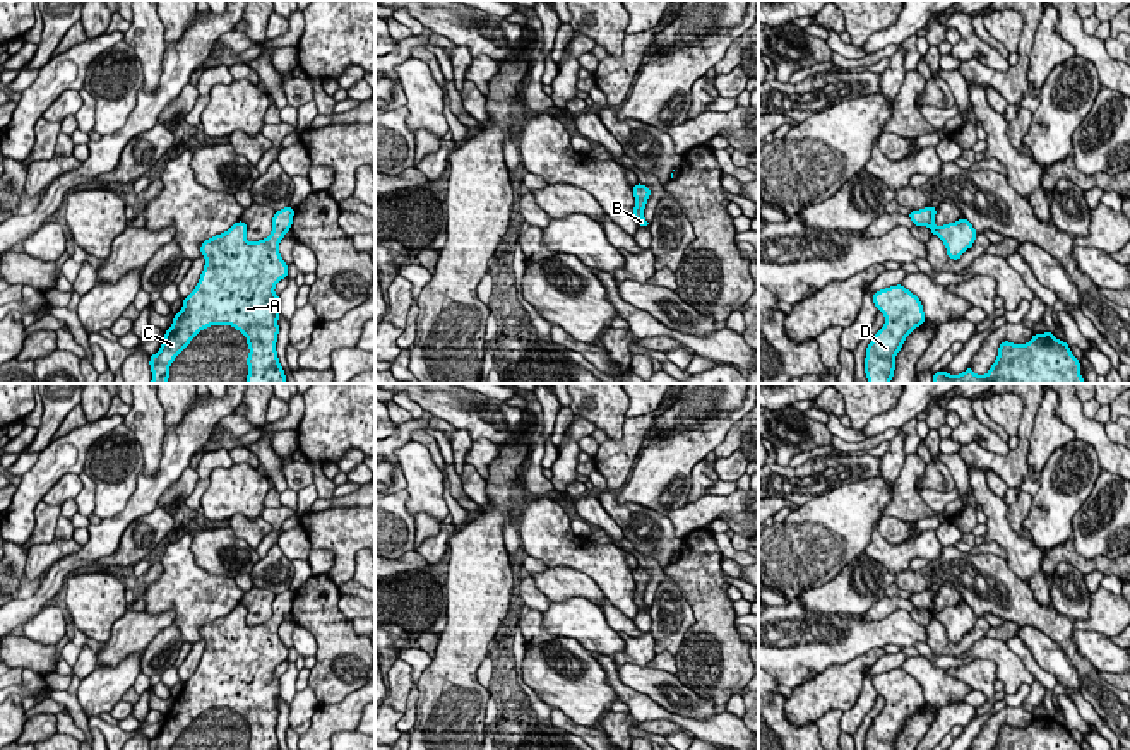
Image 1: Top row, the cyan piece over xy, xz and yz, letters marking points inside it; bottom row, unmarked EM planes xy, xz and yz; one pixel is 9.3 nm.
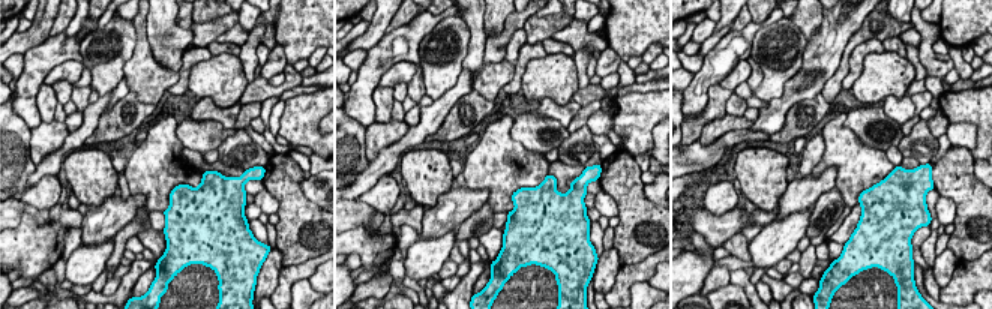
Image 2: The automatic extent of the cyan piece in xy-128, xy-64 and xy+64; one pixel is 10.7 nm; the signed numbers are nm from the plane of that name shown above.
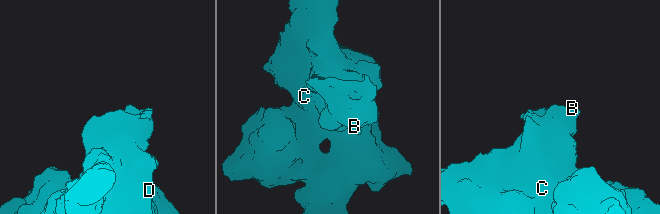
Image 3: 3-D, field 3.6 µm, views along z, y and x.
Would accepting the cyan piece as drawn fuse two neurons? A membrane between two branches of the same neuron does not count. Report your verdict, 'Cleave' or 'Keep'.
Keep

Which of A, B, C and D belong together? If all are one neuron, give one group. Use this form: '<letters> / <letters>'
A B C D

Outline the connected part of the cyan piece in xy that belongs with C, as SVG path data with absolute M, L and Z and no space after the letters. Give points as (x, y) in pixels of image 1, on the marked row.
M284 207L276 211L272 217L272 233L259 241L247 240L247 223L238 221L228 231L216 235L205 240L200 245L200 253L205 257L205 265L200 274L200 279L195 289L183 298L181 310L175 315L171 327L164 332L164 341L161 342L161 349L151 356L149 365L152 372L151 384L168 384L170 366L175 358L192 342L192 339L207 329L209 325L231 325L240 330L247 337L247 346L250 348L250 354L247 356L247 366L250 372L247 373L245 384L286 384L286 375L282 366L279 365L276 342L279 334L279 295L274 293L276 284L288 277L288 264L282 260L279 253L279 241L291 229L294 209Z

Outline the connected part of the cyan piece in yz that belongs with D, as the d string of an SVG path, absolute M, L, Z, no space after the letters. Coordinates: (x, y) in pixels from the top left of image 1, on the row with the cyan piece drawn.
M902 284L873 293L873 303L885 315L885 324L866 348L865 373L868 384L890 384L897 353L926 315L919 298Z

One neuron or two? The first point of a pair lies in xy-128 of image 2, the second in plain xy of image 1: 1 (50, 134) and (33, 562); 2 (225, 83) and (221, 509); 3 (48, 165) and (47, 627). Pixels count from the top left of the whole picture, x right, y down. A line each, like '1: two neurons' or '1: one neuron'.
1: one neuron
2: one neuron
3: two neurons

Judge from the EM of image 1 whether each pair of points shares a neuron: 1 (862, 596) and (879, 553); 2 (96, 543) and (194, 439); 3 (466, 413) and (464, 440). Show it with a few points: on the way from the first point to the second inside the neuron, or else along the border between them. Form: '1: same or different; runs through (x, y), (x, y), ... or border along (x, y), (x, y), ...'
1: different; border along (863, 552), (896, 576)
2: same; runs through (122, 519), (170, 471), (172, 464)
3: different; border along (456, 428), (464, 428), (473, 439)

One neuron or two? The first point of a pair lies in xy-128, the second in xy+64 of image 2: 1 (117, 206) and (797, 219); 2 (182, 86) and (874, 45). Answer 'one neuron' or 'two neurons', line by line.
1: two neurons
2: one neuron

